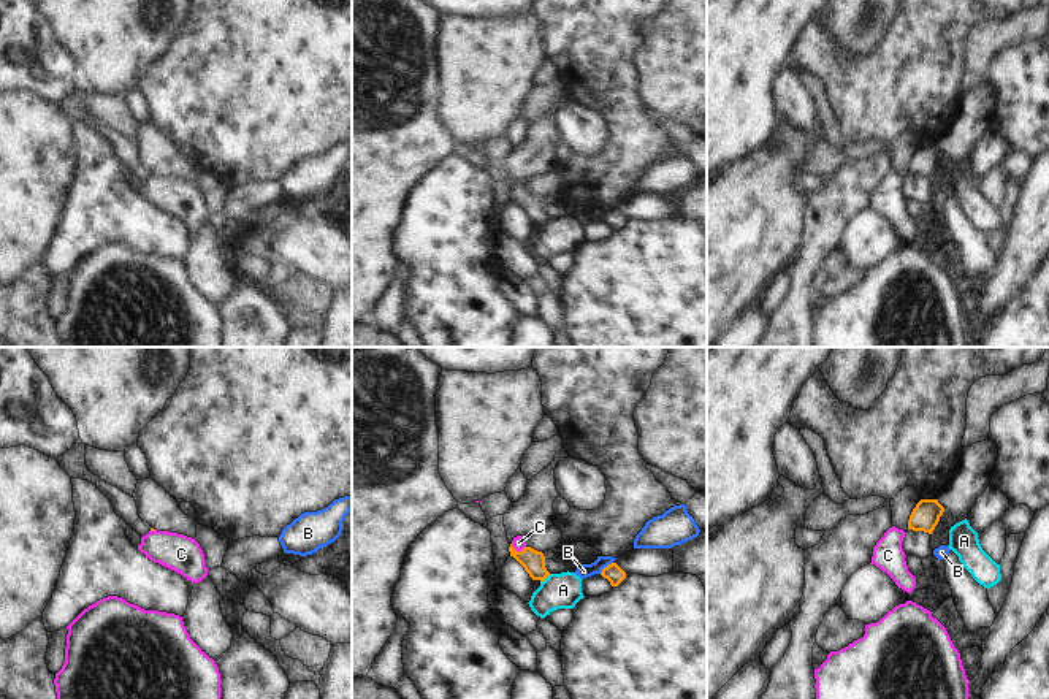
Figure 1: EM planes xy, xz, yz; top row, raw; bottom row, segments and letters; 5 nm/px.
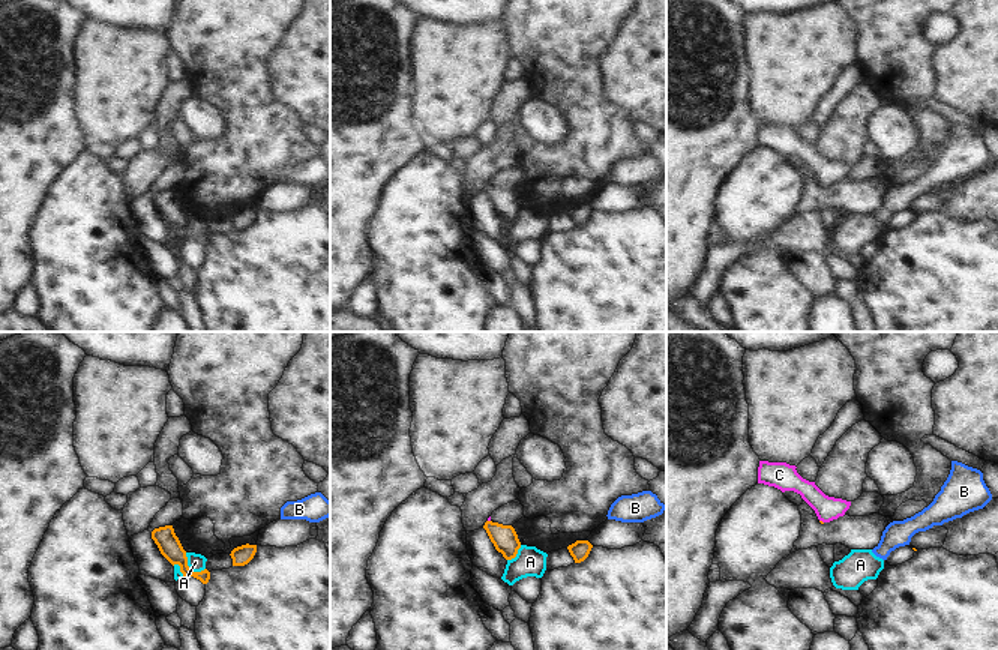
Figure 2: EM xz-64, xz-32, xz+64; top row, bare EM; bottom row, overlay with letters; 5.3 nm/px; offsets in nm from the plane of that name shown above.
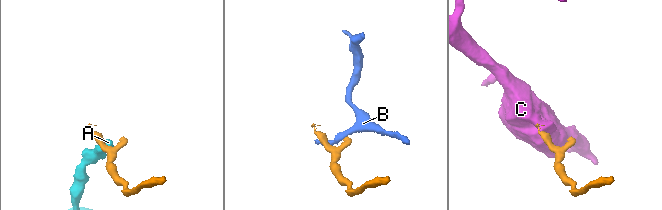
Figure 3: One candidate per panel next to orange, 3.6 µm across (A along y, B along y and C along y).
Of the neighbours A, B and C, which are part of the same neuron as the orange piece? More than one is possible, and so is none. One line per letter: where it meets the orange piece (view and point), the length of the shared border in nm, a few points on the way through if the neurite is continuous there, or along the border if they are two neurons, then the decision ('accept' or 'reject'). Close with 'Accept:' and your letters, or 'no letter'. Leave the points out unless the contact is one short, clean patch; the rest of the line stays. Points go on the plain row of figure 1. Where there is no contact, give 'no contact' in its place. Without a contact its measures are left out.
A: xz (545, 222) | 70 nm | along xz (550, 219), (541, 227) | reject
B: xz (607, 211) | 90 nm | along xz (612, 206), (599, 217) | reject
C: xz (518, 197) | 80 nm | across xz (533, 206), (518, 197), (518, 187) | accept
Accept: C

